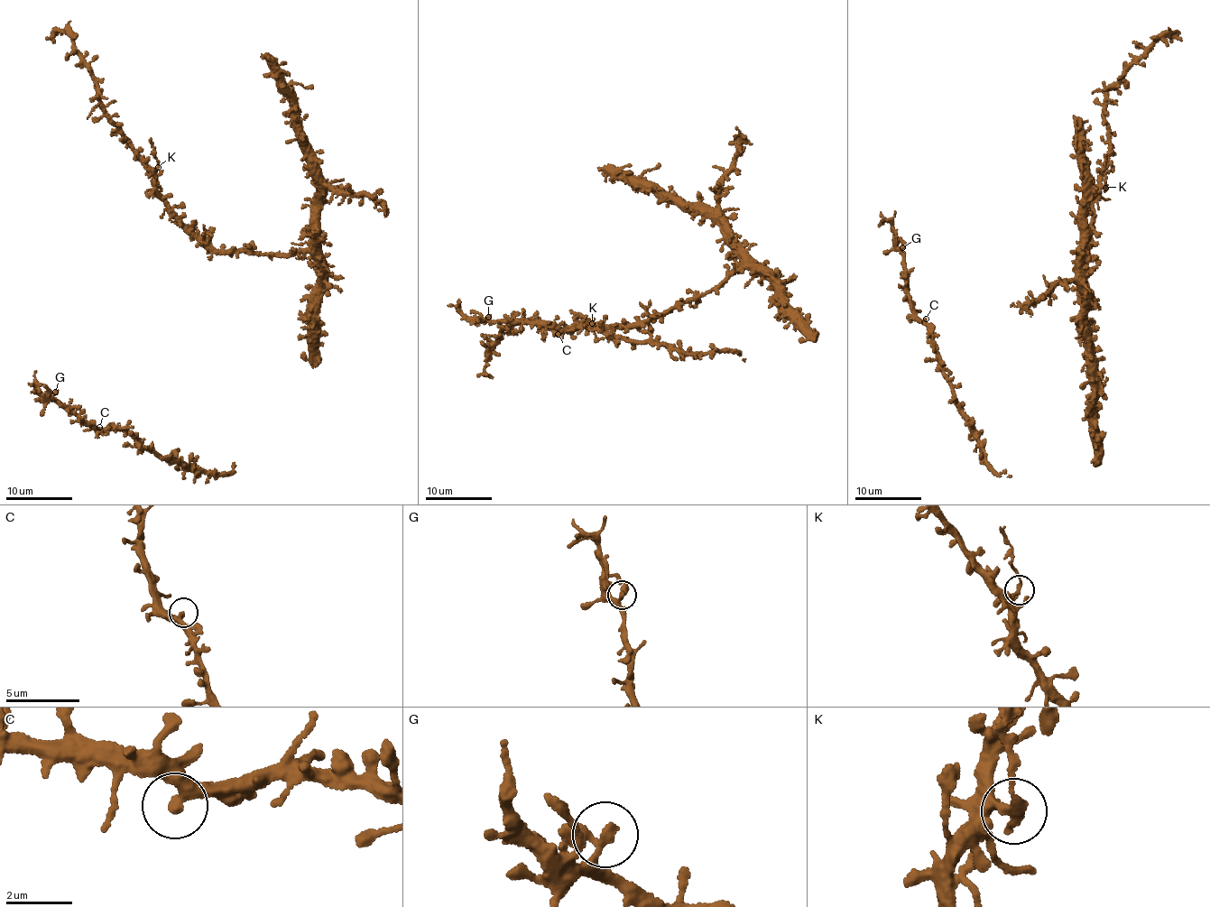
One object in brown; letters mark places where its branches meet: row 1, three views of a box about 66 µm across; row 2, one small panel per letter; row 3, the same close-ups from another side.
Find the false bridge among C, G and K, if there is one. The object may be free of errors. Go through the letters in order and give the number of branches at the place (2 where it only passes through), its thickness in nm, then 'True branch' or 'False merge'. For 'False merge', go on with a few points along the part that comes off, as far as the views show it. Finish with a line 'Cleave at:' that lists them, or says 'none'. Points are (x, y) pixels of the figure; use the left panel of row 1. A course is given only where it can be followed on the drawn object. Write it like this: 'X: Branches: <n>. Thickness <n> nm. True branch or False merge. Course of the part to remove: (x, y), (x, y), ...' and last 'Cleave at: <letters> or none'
C: Branches: 2. Thickness 280 nm. True branch
G: Branches: 2. Thickness 300 nm. True branch
K: Branches: 2. Thickness 240 nm. False merge. Course of the part to remove: (158, 167), (155, 147), (150, 139)
Cleave at: K

